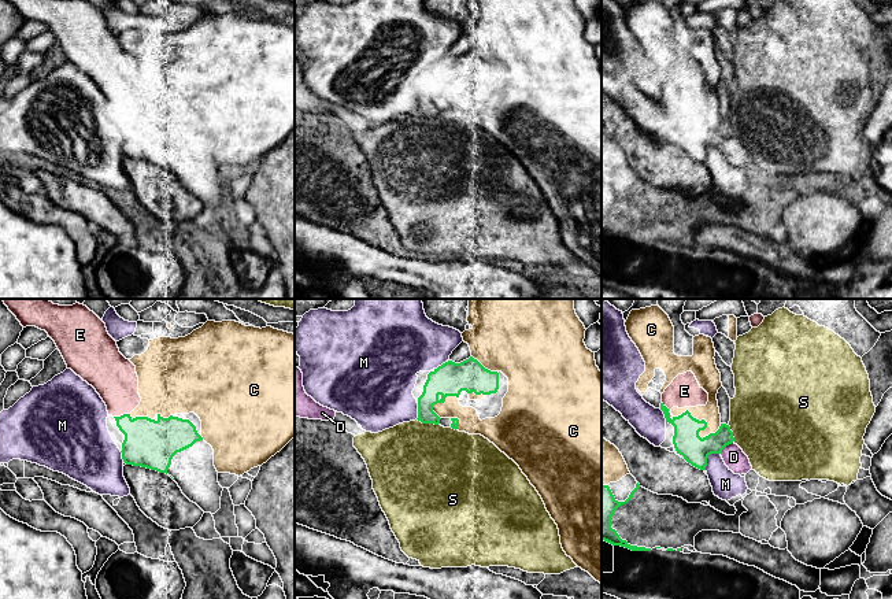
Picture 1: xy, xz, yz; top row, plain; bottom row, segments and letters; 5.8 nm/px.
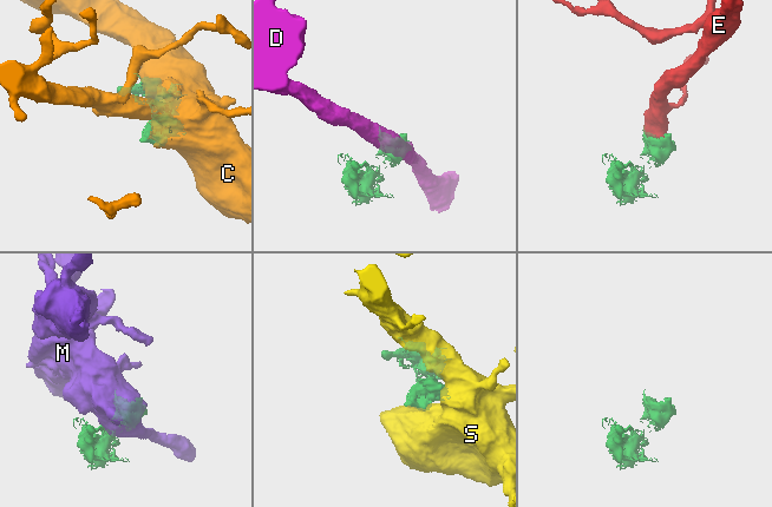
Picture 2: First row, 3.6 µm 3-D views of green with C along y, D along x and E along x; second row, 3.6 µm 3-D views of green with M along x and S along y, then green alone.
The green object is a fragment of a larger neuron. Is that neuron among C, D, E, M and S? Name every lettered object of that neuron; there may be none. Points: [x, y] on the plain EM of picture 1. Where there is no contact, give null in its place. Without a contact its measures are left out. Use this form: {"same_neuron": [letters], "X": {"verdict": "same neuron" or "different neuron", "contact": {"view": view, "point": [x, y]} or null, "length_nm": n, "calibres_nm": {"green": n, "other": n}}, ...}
{"same_neuron": ["C"], "C": {"verdict": "same neuron", "contact": {"view": "yz", "point": [706, 117]}, "length_nm": 300, "calibres_nm": {"green": 160, "other": 120}}, "D": {"verdict": "different neuron", "contact": {"view": "yz", "point": [725, 139]}, "length_nm": 100, "calibres_nm": {"green": 160, "other": 130}}, "E": {"verdict": "different neuron", "contact": {"view": "yz", "point": [667, 104]}, "length_nm": 130, "calibres_nm": {"green": 160, "other": 180}}, "M": {"verdict": "different neuron", "contact": {"view": "yz", "point": [707, 150]}, "length_nm": 140, "calibres_nm": {"green": 160, "other": 160}}, "S": {"verdict": "different neuron", "contact": {"view": "xz", "point": [428, 115]}, "length_nm": 130, "calibres_nm": {"green": 150, "other": 500}}}

